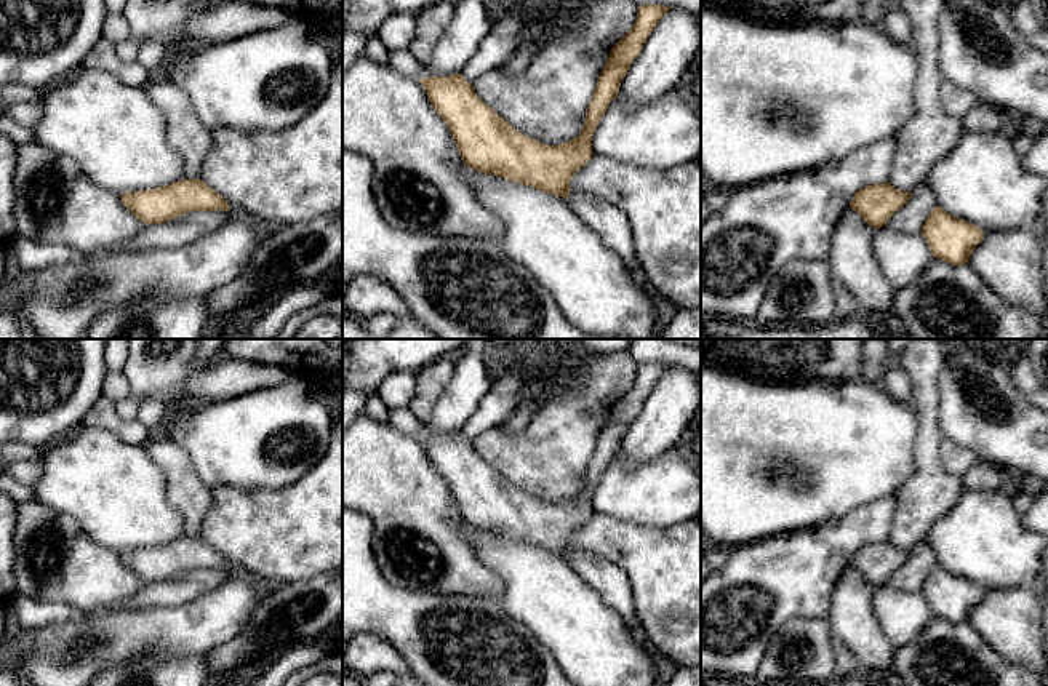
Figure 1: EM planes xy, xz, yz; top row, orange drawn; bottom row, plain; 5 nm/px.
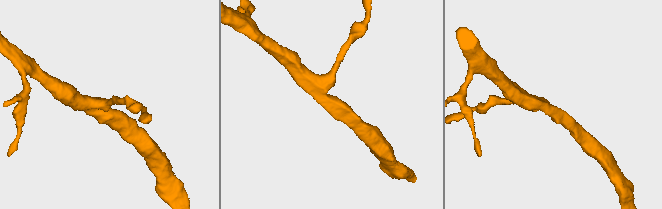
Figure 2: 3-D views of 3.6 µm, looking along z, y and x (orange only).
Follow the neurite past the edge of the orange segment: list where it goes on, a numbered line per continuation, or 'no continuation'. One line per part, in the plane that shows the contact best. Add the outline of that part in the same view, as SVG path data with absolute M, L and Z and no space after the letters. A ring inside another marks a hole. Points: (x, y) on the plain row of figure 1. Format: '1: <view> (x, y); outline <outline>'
no continuation

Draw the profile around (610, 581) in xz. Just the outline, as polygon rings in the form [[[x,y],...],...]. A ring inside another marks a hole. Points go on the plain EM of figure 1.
[[[570,552],[566,560],[573,571],[600,595],[603,603],[613,608],[634,633],[643,636],[632,587],[624,569],[589,552]]]

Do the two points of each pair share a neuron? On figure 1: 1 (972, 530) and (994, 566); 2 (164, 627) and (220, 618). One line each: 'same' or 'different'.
1: same
2: same

